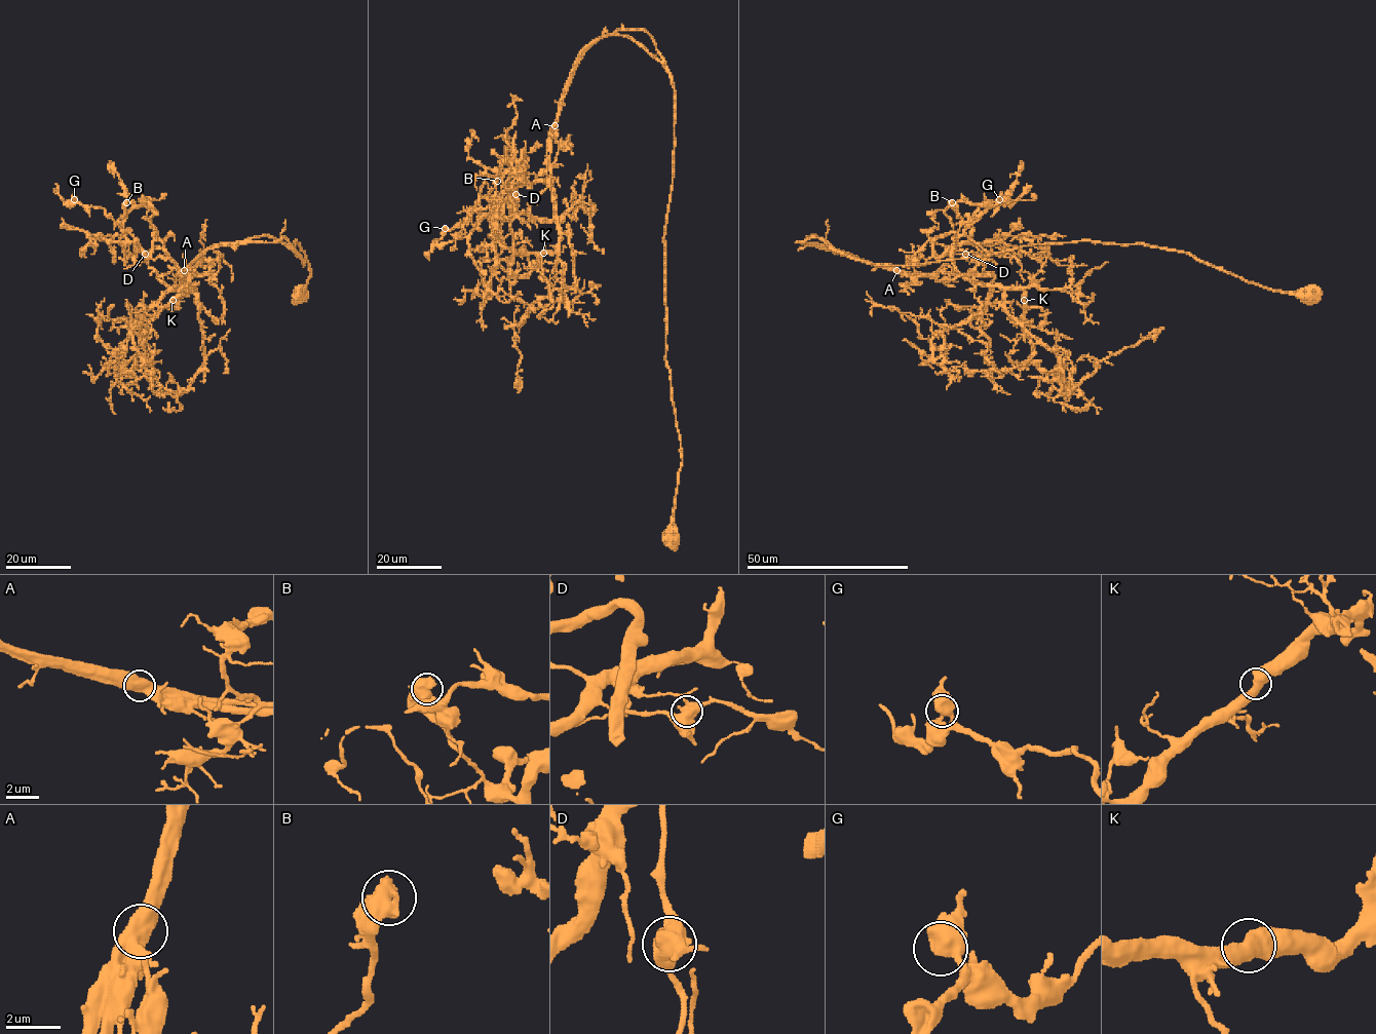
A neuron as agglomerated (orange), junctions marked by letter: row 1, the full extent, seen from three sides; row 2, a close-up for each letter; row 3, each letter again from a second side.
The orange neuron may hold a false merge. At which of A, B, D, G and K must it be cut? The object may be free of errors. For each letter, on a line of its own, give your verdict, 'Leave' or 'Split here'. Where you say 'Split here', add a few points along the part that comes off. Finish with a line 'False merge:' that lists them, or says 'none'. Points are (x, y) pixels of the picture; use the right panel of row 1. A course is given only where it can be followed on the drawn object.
A: Split here. Course of the part to remove: (896, 270), (806, 241), (806, 238), (817, 236), (846, 256), (857, 259)
B: Leave
D: Leave
G: Leave
K: Leave
False merge: A

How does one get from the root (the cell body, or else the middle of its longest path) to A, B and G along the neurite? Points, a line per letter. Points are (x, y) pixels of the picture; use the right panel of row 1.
A: (1310, 294), (1270, 290), (1188, 254), (1140, 243), (1044, 242), (878, 265), (815, 236), (806, 238), (896, 270)
B: (1310, 294), (1140, 243), (878, 265), (806, 241), (952, 272), (952, 202)
G: (1310, 294), (1140, 243), (878, 265), (806, 241), (952, 272), (955, 234), (933, 241), (961, 245), (999, 199)

